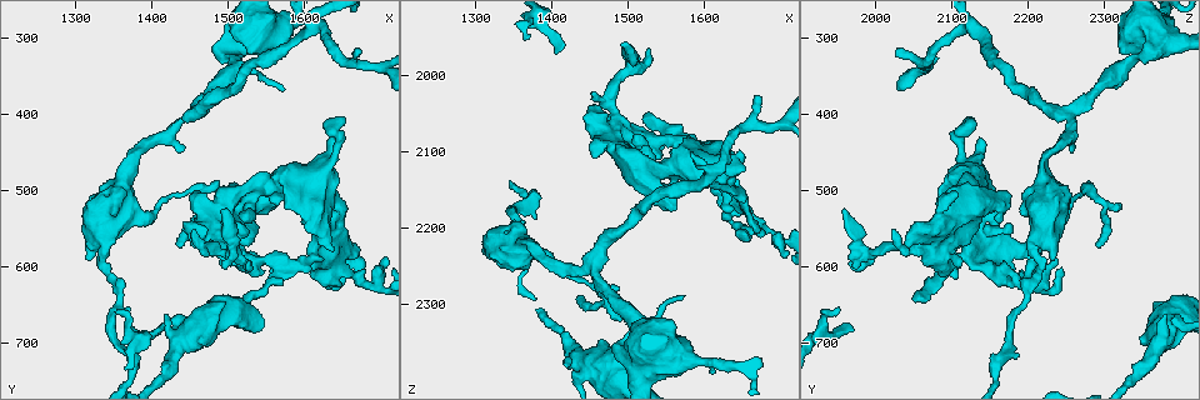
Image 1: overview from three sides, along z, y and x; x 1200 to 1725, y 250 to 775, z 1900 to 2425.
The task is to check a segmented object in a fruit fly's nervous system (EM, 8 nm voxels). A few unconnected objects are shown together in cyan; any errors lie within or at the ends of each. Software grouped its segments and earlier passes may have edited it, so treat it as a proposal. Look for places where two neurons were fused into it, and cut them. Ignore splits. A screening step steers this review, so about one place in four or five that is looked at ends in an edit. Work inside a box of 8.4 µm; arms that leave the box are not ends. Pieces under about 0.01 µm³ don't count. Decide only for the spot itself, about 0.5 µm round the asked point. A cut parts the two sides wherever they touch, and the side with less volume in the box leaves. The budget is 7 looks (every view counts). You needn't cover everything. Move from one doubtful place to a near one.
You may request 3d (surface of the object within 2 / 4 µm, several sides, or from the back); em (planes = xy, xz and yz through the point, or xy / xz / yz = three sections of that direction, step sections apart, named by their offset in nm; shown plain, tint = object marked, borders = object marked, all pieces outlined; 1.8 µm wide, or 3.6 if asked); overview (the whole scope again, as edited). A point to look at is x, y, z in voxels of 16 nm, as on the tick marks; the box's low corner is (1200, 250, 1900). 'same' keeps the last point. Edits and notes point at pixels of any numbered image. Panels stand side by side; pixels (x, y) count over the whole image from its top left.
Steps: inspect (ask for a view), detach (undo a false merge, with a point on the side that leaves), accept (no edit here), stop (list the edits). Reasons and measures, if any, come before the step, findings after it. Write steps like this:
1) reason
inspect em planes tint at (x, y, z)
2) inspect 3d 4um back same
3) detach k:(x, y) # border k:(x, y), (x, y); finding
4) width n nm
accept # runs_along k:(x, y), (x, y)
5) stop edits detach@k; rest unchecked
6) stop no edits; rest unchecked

sharp bend
inspect em yz step 16 tint at (1430, 510, 2265)

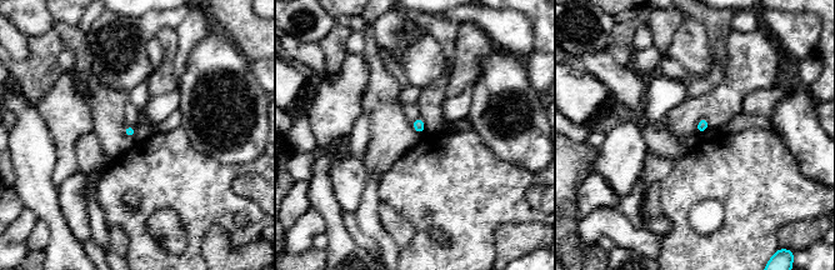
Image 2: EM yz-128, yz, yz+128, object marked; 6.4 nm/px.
inspect em planes tint same

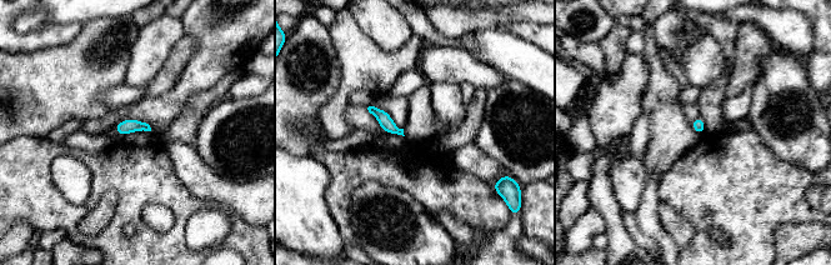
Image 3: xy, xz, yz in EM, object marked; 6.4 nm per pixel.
accept # continuous, no second neuron

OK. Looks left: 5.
abrupt turn
inspect em yz step 4 tint at (1485, 540, 2095)

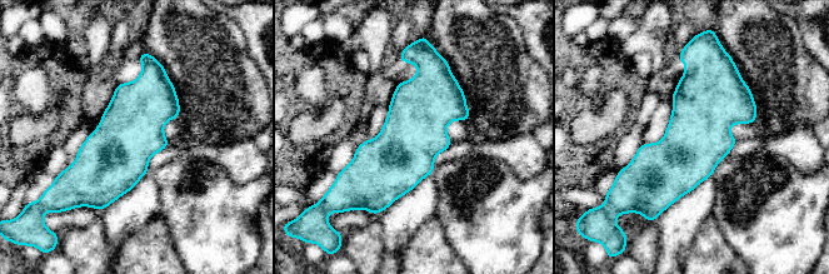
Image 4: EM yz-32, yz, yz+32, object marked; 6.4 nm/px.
inspect em planes tint same

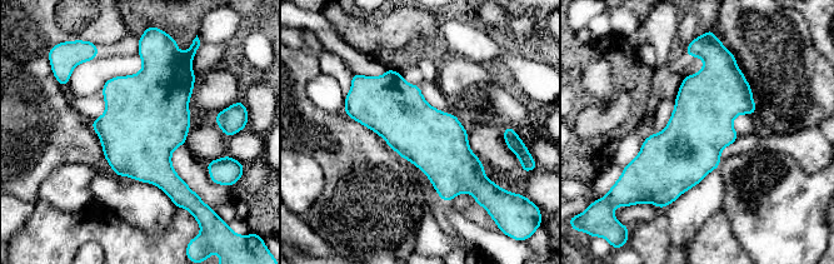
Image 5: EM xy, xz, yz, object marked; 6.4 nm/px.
accept # continuous, no second neuron

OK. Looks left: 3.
arms part here
inspect em xz step 4 borders at (1505, 585, 1990)

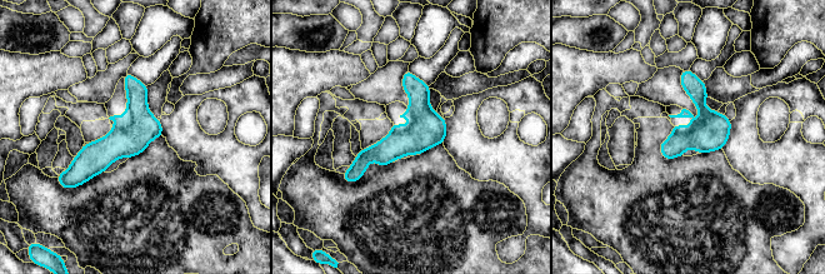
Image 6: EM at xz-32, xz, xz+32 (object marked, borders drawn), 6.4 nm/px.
accept # continuous, no second neuron

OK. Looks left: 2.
stop no edits; rest unchecked

